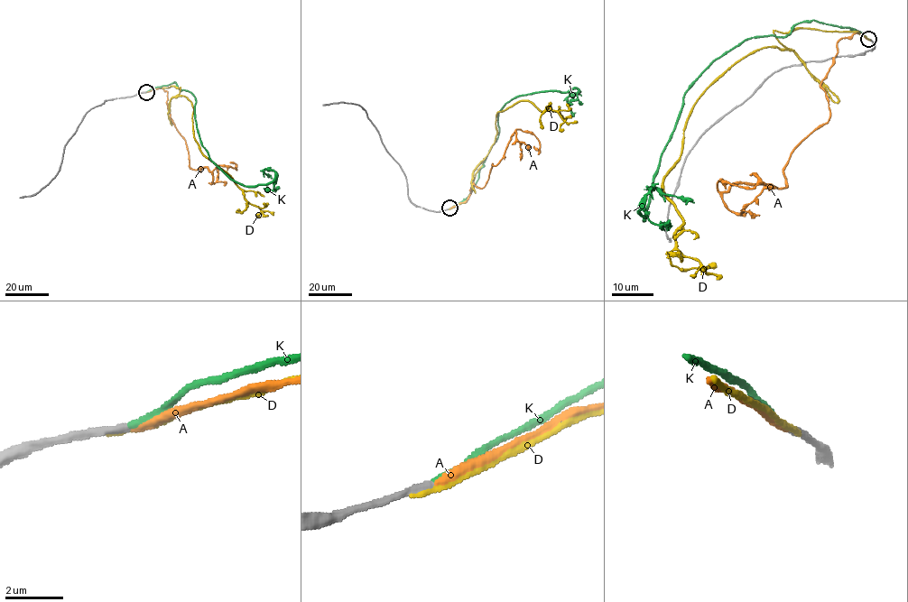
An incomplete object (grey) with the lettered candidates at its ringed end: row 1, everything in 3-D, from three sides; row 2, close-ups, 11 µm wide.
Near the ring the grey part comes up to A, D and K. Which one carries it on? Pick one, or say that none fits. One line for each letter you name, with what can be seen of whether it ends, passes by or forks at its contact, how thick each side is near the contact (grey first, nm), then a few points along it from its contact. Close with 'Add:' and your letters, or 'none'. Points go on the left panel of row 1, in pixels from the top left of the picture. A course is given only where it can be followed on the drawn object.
K: it ends there; 260 nm thick on the grey side, 200 nm on the other; it runs (146, 91), (174, 82), (189, 91), (208, 157), (248, 186), (272, 181), (275, 173), (264, 169), (268, 177)
Add: K

